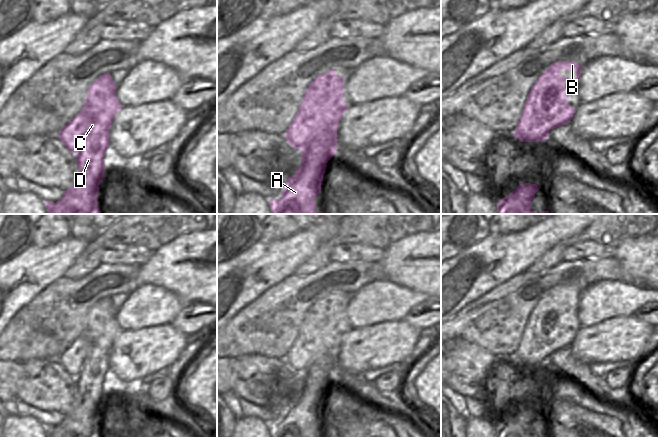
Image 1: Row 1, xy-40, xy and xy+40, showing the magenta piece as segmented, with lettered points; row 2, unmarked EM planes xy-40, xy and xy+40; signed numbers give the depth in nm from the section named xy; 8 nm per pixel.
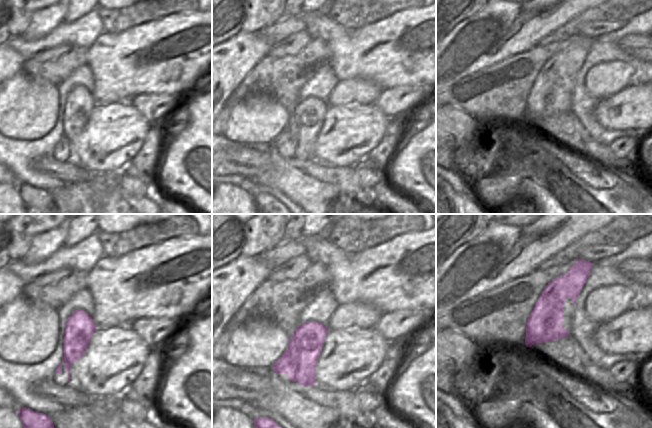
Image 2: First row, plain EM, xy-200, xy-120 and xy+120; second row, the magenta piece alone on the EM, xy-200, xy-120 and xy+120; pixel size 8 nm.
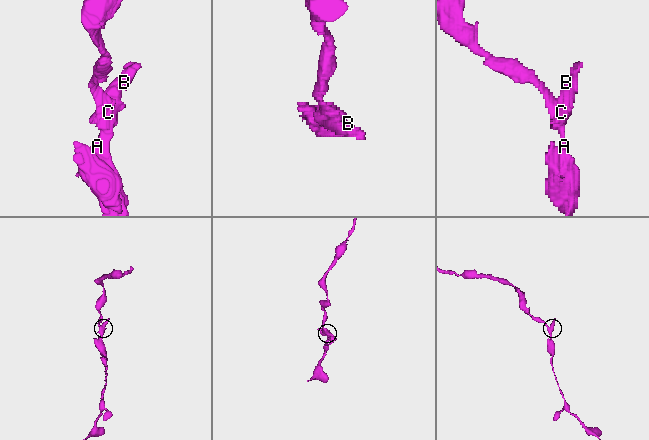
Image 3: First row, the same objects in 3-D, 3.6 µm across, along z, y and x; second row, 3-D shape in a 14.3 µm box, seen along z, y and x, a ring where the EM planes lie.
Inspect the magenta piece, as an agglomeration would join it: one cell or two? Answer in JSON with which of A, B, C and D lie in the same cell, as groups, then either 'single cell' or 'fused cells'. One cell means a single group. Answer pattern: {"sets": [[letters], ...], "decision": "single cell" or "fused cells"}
{"sets": [["A", "C", "D"], ["B"]], "decision": "fused cells"}

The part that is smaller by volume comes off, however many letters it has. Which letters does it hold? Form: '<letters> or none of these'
B

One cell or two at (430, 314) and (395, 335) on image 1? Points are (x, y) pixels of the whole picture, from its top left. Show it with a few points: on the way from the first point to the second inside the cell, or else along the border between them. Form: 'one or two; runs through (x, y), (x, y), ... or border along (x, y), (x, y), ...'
two; border along (403, 320), (420, 329)

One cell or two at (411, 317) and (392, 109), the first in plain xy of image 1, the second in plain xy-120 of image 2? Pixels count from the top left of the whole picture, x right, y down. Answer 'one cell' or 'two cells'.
one cell

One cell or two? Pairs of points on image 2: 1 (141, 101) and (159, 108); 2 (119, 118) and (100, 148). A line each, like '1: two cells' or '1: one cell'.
1: one cell
2: one cell

